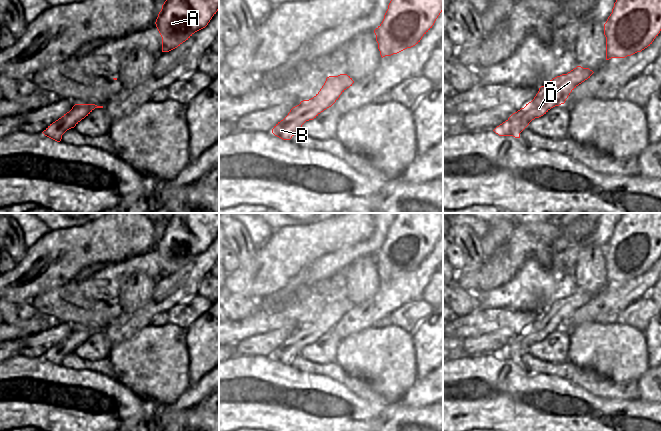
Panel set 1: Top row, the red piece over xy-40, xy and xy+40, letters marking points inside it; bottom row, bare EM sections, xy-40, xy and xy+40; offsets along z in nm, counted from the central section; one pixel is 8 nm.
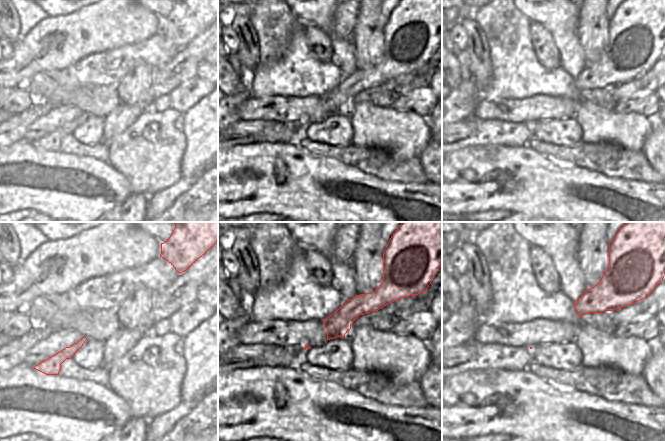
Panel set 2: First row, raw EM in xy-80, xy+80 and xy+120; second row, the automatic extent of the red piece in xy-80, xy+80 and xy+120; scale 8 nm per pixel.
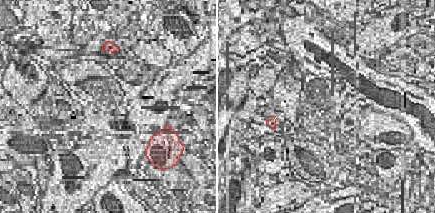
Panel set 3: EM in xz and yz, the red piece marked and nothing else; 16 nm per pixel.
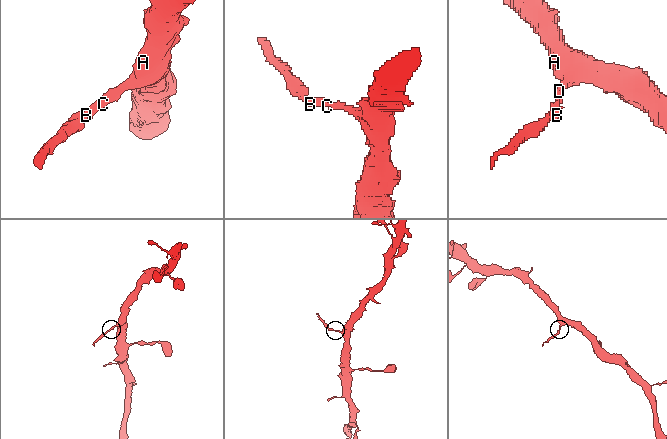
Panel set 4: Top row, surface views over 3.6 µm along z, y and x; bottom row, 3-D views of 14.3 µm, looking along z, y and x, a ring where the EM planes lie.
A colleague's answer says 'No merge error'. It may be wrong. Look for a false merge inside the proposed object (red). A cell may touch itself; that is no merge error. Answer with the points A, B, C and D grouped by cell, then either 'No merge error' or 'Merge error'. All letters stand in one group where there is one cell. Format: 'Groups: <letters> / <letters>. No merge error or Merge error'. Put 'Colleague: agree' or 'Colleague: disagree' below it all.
Groups: A C D / B. Merge error.
Colleague: disagree

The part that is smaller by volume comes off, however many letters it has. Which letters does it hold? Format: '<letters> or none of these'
B

